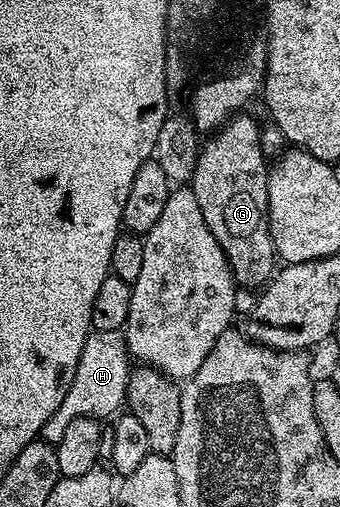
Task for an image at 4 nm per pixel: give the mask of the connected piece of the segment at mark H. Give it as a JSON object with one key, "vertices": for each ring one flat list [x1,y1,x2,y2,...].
{"vertices":[[90,331,80,355,79,366,75,370,75,378,69,384,68,392,59,408,41,427,40,439,55,446,63,438,68,424,75,418,91,416,103,420,106,419,105,416,116,415,126,403,130,371,131,357,124,331]]}

